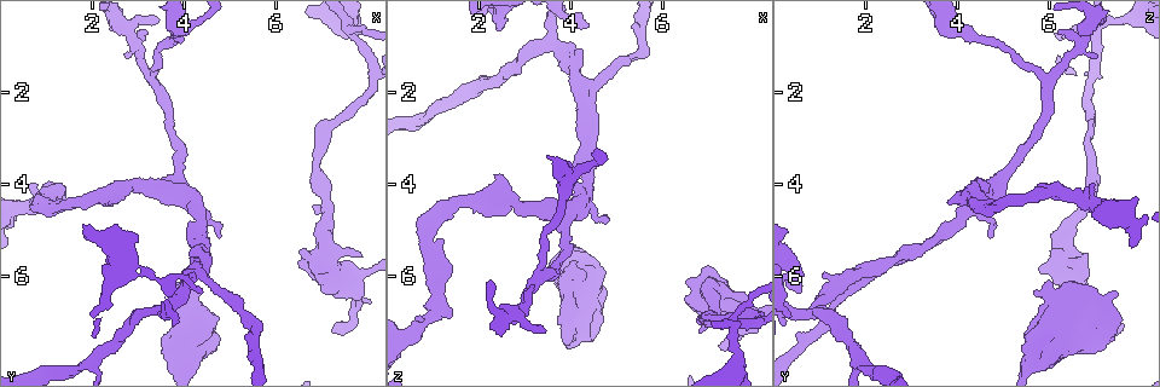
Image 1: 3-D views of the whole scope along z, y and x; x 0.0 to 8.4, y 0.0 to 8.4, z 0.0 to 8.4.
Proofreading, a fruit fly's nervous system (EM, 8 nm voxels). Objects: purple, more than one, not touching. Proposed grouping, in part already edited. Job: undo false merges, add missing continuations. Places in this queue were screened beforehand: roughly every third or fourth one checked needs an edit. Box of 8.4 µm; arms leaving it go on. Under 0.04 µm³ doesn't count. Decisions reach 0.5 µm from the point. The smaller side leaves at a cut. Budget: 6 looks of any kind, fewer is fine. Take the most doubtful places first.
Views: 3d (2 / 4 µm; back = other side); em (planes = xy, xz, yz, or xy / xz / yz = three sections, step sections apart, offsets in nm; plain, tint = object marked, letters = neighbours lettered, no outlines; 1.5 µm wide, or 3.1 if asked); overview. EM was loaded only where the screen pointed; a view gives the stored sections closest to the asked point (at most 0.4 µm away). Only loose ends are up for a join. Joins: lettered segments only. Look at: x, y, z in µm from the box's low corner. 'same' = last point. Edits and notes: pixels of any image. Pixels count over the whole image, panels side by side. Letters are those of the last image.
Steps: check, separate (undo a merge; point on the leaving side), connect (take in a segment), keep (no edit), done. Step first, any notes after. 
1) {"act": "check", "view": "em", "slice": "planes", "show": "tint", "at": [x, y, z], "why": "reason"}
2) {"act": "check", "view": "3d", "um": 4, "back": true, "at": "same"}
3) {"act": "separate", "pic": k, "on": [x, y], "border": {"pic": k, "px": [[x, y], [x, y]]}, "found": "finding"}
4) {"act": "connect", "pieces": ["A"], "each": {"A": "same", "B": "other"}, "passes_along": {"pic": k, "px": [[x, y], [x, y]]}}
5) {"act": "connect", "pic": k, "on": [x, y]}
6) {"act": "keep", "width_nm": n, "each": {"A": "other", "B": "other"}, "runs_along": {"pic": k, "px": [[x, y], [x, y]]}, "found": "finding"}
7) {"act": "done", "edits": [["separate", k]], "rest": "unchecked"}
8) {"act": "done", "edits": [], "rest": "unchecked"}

{"act": "check", "view": "em", "slice": "xy", "step": 8, "show": "letters", "at": [7.60, 0.60, 7.05], "why": "looks like a crossing"}

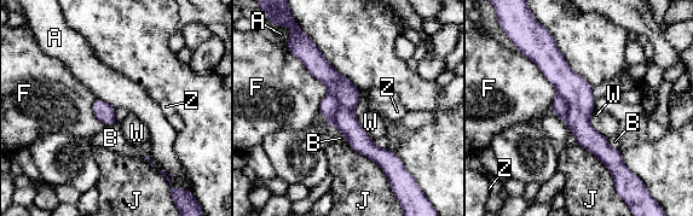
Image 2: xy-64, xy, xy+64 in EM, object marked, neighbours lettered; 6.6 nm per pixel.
{"act": "separate", "pic": 2, "on": [328, 106], "longest_contact_nm": ["F", 550], "each": {"A": "other", "B": "other", "F": "other", "J": "other", "W": "other", "Z": "other"}, "border": {"pic": 2, "px": [[328, 92], [336, 100], [331, 124]]}, "found": "two neurons meet here"}

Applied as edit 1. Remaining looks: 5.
{"act": "check", "view": "overview", "why": "see it whole again"}

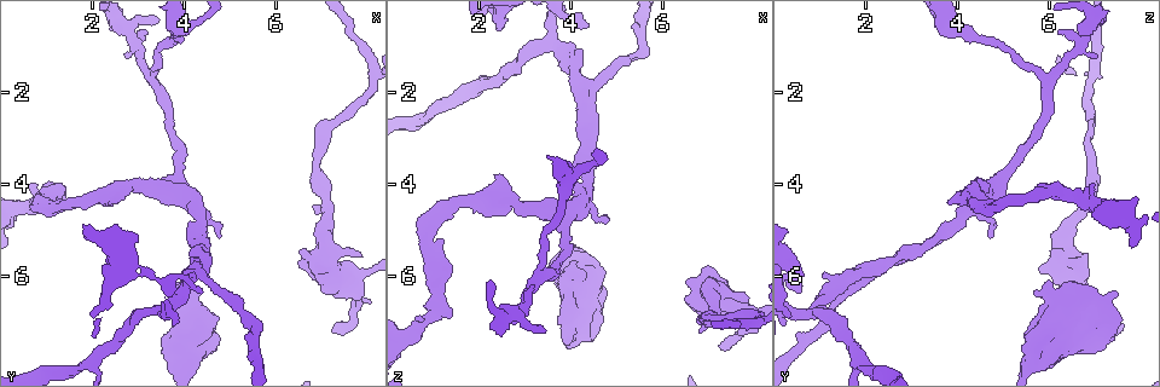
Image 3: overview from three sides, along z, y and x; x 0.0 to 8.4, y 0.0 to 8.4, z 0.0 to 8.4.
{"act": "check", "view": "3d", "um": 4, "back": true, "at": [4.80, 5.15, 4.75], "why": "thin end"}

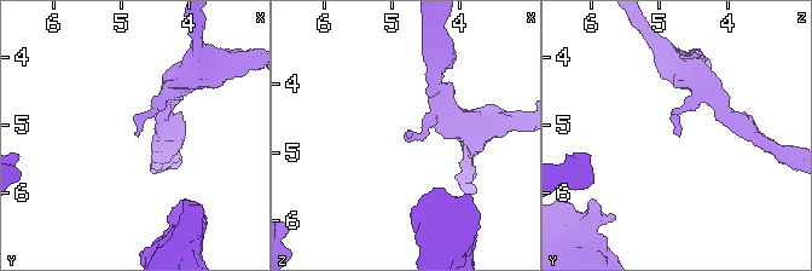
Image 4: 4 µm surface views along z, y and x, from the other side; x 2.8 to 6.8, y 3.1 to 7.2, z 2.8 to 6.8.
{"act": "check", "view": "em", "slice": "xz", "step": 8, "show": "letters", "at": [4.80, 5.15, 4.70]}

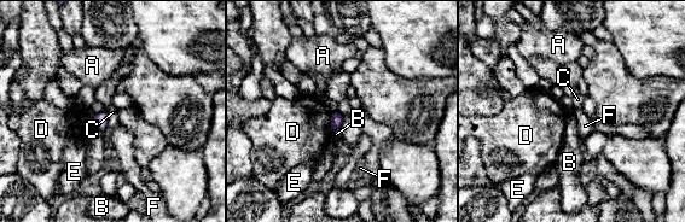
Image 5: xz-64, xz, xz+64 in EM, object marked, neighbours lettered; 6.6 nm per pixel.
{"act": "check", "view": "em", "slice": "planes", "show": "letters", "at": "same"}

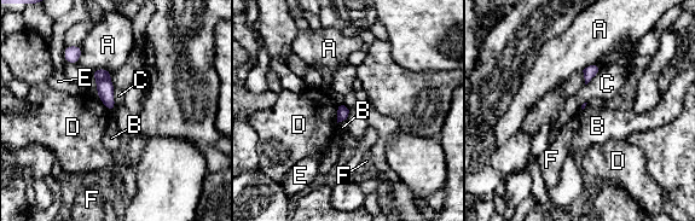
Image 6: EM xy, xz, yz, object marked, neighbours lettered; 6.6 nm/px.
{"act": "keep", "each": {"A": "other", "B": "other", "C": "other", "D": "other", "E": "other", "F": "other"}, "border": {"pic": 6, "px": [[349, 110], [346, 118]]}, "found": "no lettered segment goes on from it"}

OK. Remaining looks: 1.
{"act": "done", "edits": [["separate", 2]], "rest": "unchecked"}

